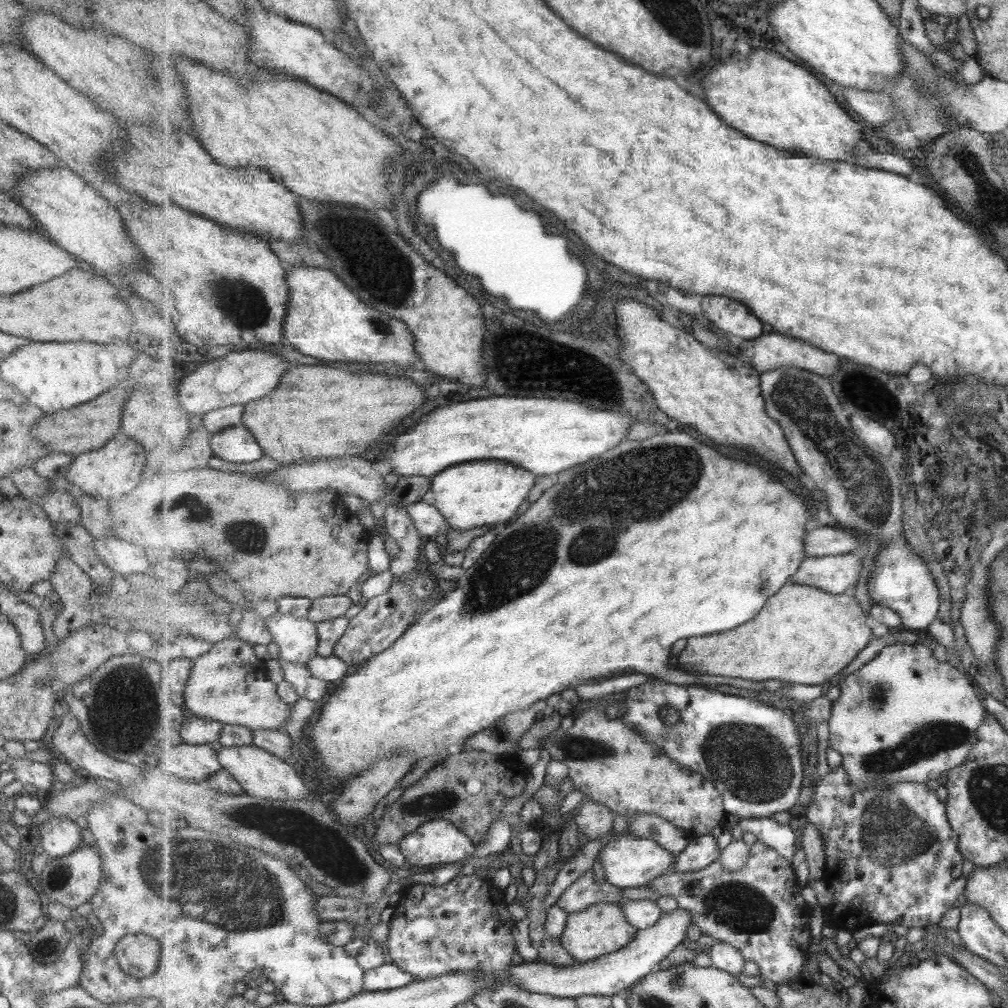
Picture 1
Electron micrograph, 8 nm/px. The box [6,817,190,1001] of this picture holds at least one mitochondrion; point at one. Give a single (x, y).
(42, 949)

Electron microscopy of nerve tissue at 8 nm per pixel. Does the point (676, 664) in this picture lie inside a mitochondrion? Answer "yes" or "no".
no

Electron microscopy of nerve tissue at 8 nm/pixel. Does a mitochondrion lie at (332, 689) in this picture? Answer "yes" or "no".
no

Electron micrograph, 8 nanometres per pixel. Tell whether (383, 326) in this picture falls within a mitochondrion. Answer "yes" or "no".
yes

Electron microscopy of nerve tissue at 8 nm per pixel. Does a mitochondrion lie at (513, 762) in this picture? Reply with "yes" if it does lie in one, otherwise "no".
no

